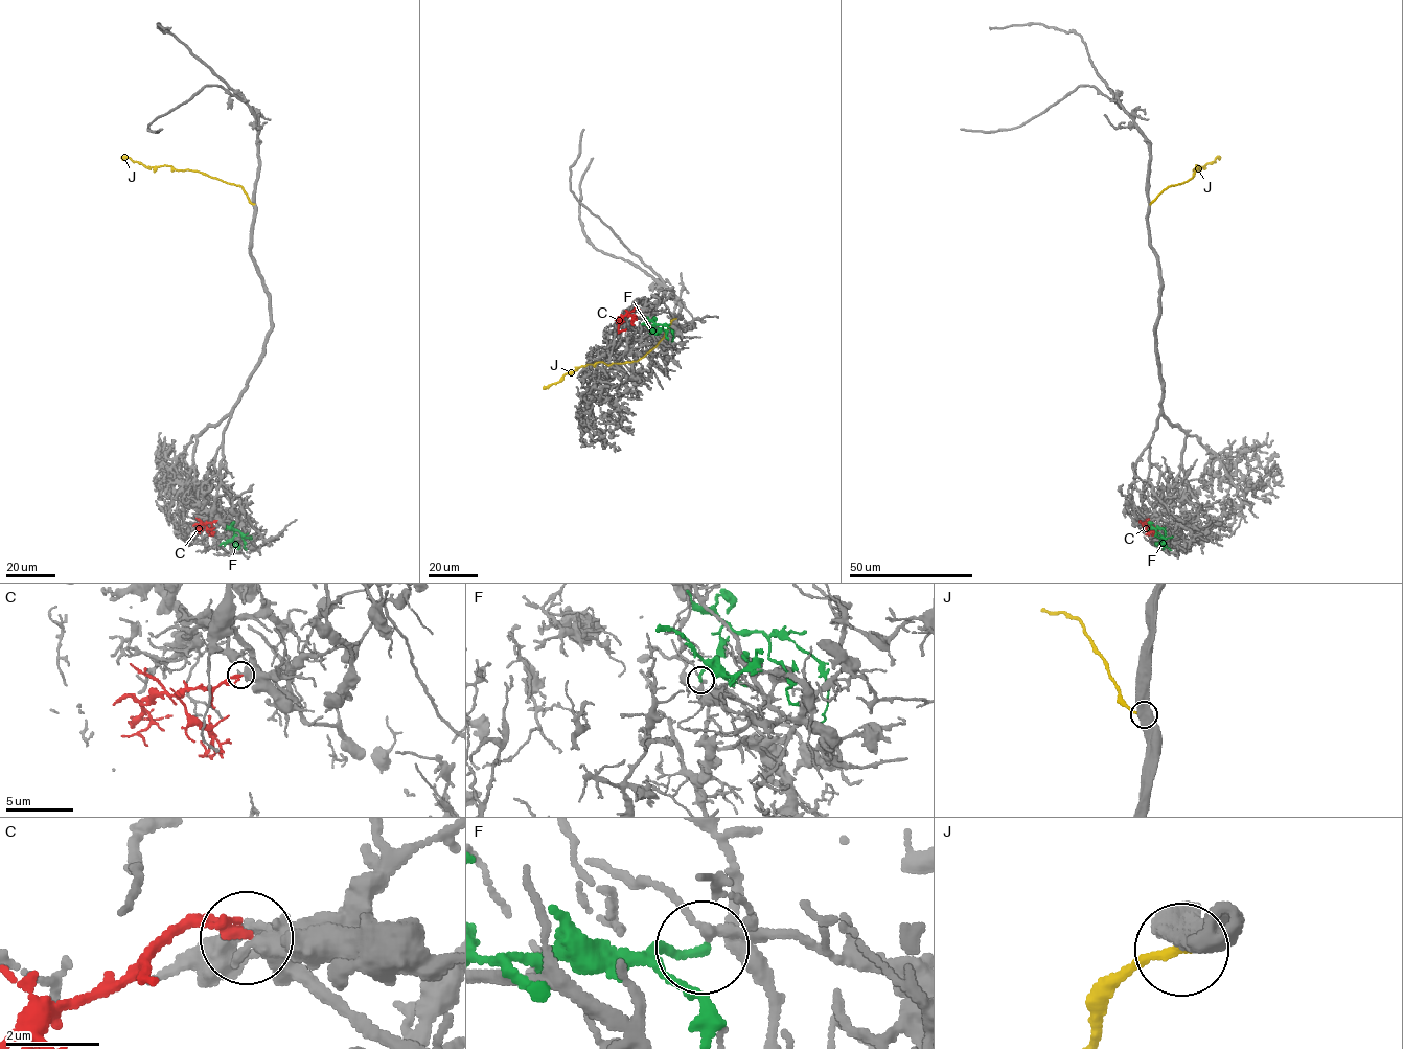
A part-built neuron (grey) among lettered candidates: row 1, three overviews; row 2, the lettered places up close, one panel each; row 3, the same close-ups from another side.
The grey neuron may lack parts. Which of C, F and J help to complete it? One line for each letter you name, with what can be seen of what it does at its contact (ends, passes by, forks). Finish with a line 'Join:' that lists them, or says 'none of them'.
C: it ends
Join: C

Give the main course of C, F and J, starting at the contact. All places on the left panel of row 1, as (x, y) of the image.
C: (216, 520), (196, 528), (204, 527)
F: (228, 527), (250, 537)
J: (254, 204), (242, 186), (200, 172), (177, 170), (170, 165), (145, 167), (121, 157)

